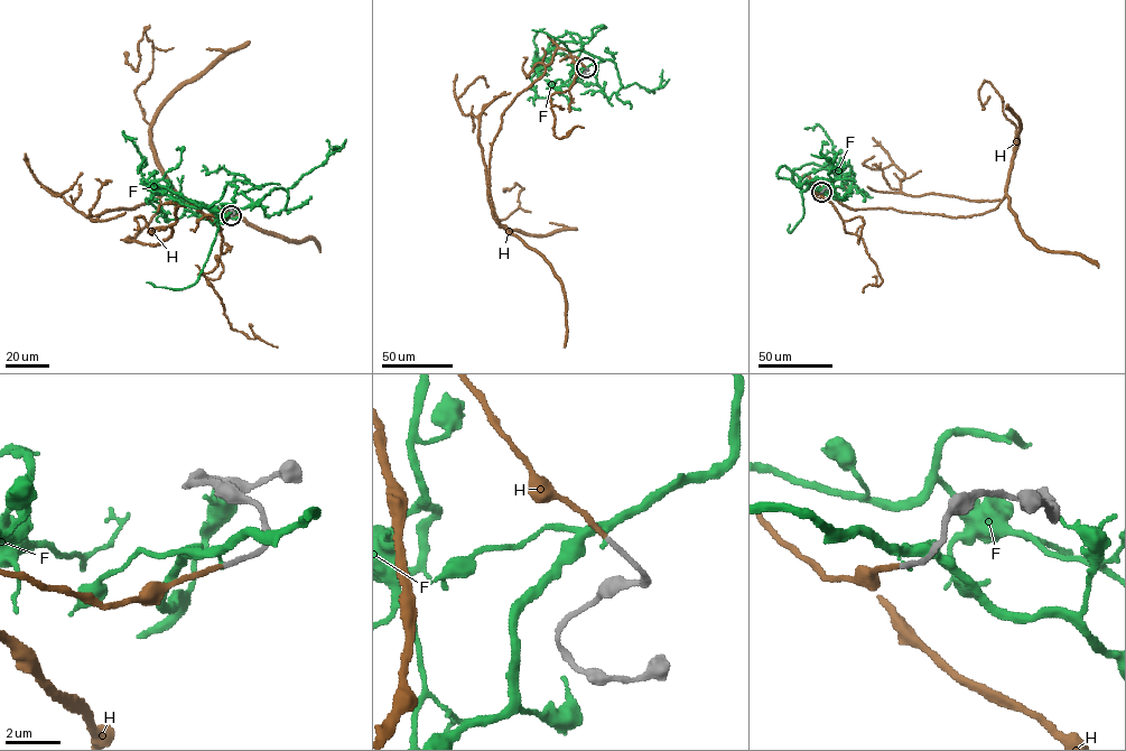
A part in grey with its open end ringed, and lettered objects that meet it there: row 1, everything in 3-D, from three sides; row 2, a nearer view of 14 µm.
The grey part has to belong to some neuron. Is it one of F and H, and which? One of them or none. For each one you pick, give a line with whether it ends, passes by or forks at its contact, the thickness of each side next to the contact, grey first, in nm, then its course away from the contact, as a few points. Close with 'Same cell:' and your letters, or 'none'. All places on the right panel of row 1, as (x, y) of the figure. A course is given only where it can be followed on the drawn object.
H: it ends; calibres 170 and 180 nm; course (821, 192), (810, 179), (854, 210), (952, 218), (1001, 201), (903, 194), (894, 165), (864, 165), (874, 156)
Same cell: H

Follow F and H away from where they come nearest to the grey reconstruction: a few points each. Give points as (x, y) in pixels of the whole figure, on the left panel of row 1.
F: (231, 215), (238, 211), (220, 219), (216, 210), (151, 191), (138, 169), (141, 155), (123, 131), (137, 138)
H: (231, 215), (177, 206), (167, 239), (127, 241), (159, 200), (93, 221), (43, 186), (59, 195), (81, 173)

